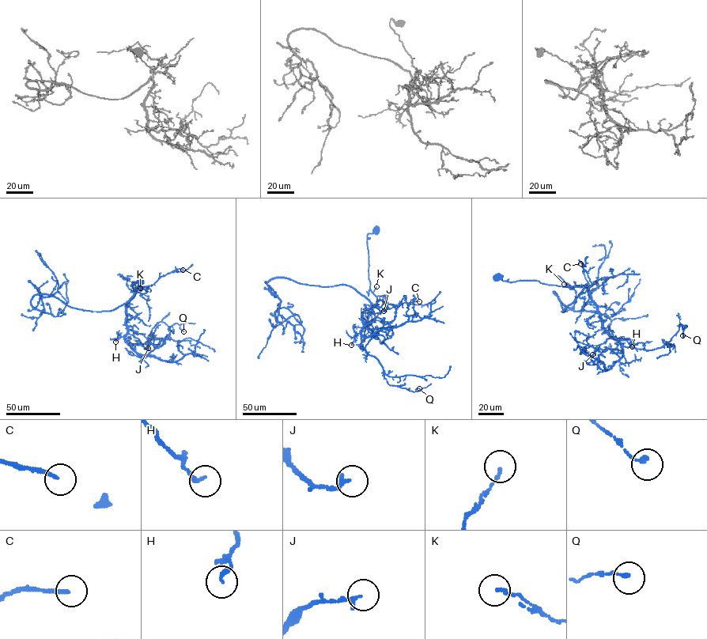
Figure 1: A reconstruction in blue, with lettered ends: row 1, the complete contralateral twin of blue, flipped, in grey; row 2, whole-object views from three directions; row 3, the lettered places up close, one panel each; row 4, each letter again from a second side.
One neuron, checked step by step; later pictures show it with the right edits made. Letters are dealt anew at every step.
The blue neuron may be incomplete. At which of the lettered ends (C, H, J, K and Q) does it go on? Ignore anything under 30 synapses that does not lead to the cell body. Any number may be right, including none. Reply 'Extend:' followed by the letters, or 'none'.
Extend: none

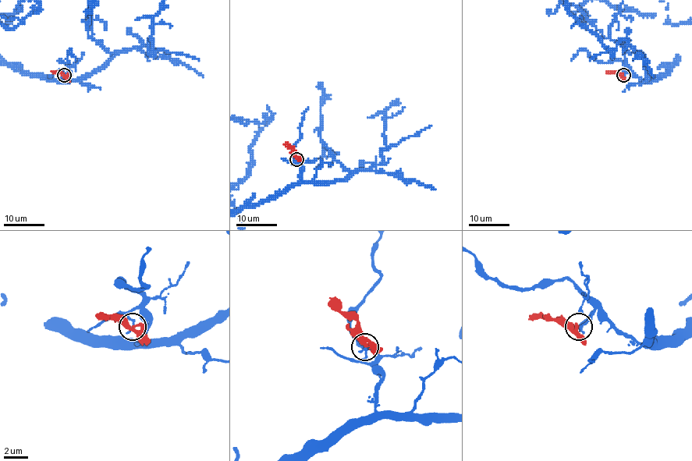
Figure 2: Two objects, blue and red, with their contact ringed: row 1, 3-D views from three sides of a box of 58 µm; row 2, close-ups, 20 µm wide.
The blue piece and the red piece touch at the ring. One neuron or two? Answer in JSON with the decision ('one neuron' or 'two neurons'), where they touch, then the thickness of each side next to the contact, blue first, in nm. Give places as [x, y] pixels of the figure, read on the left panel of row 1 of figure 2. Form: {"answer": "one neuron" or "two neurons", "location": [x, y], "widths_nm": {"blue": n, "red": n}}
{"answer": "two neurons", "location": [64, 75], "widths_nm": {"blue": 190, "red": 300}}

